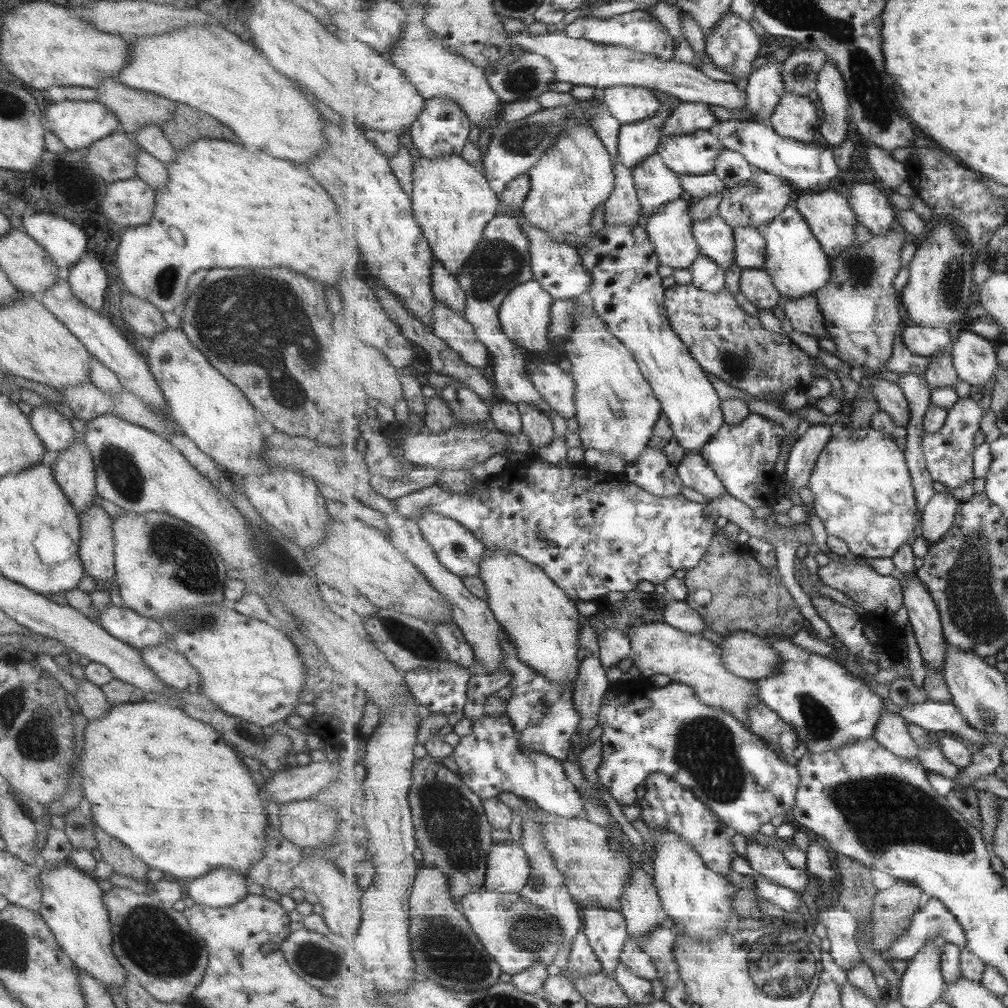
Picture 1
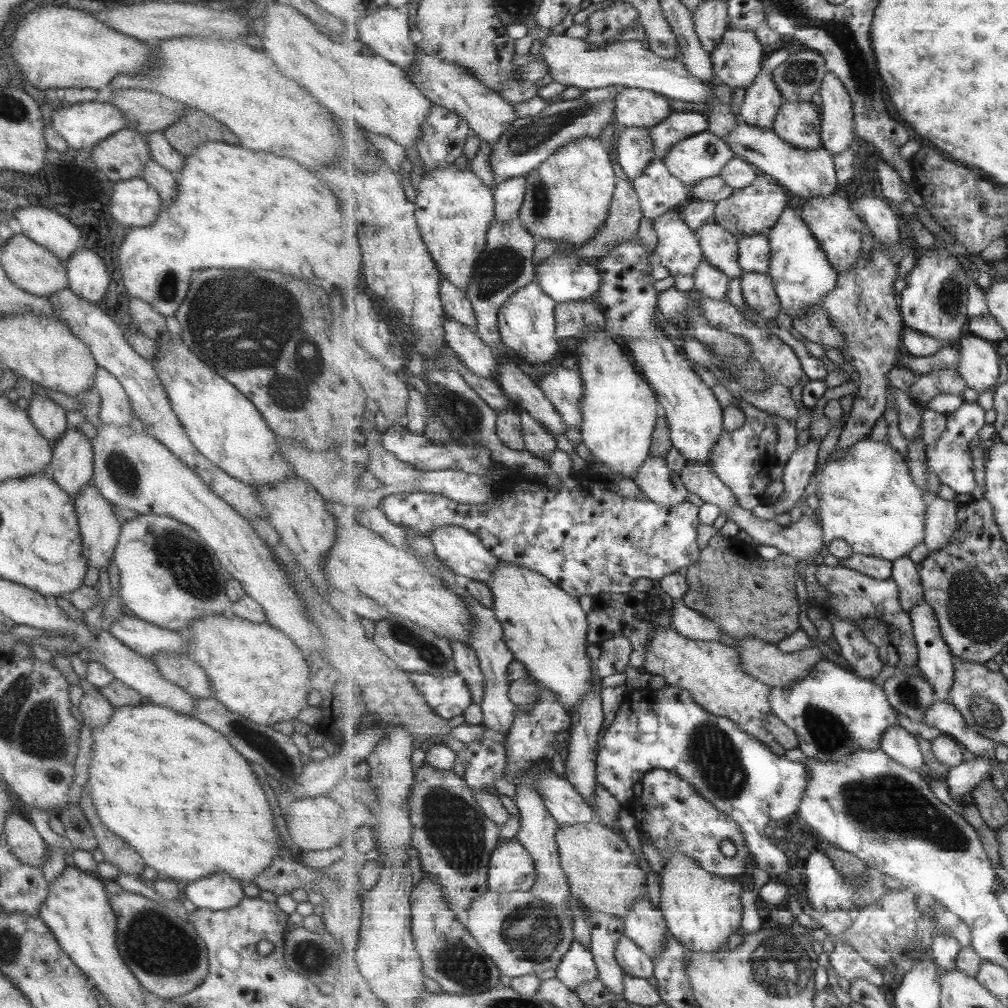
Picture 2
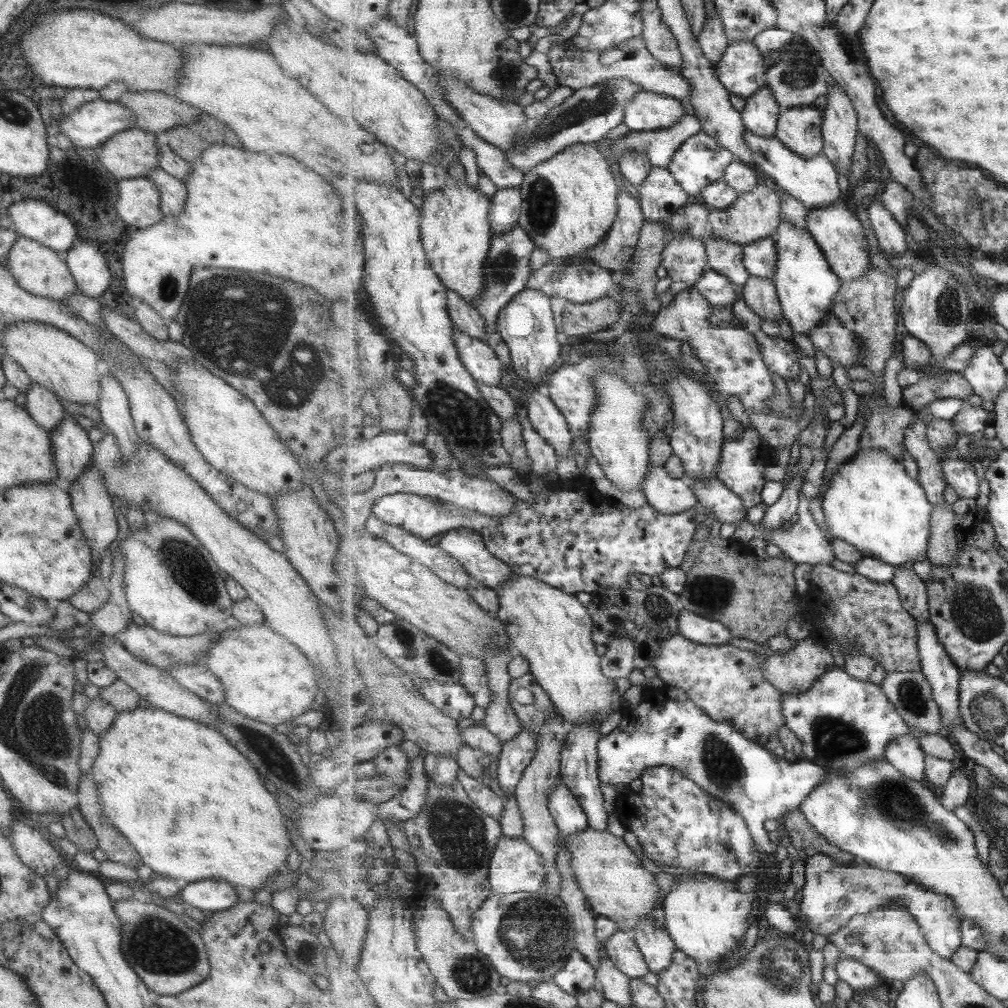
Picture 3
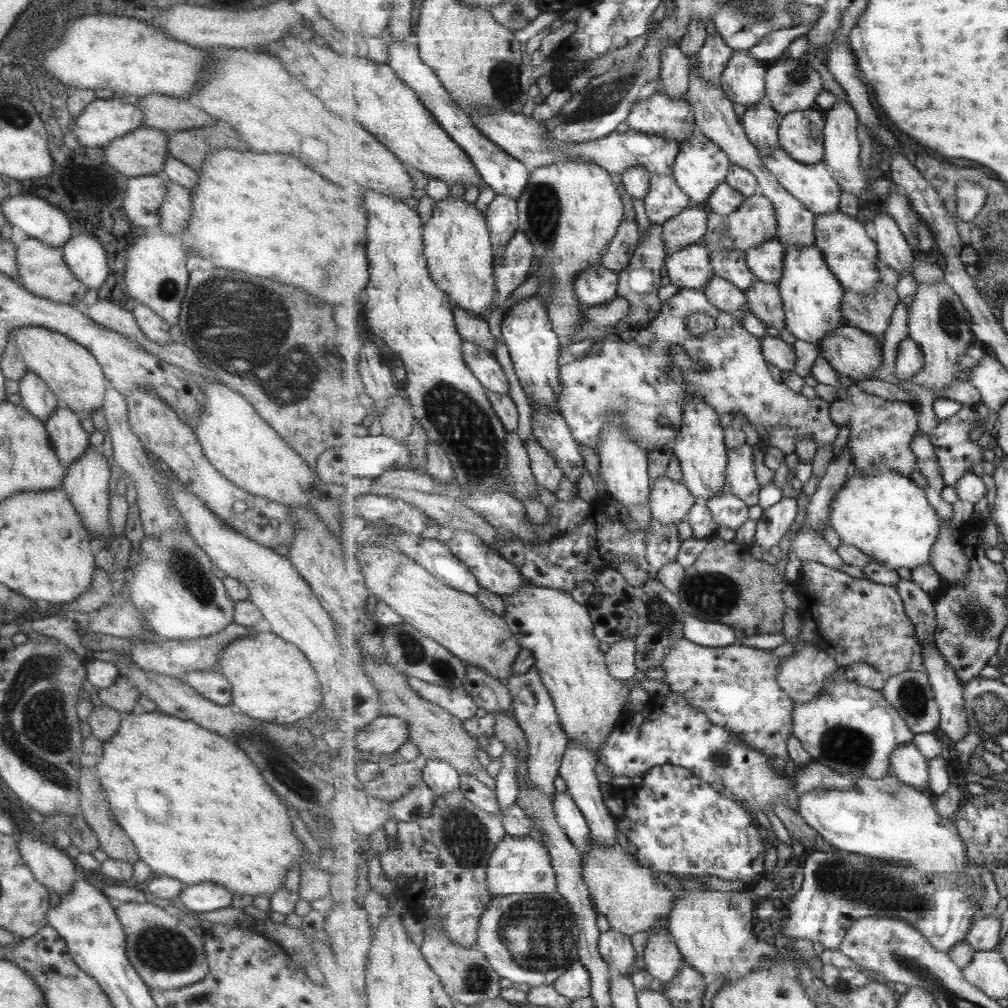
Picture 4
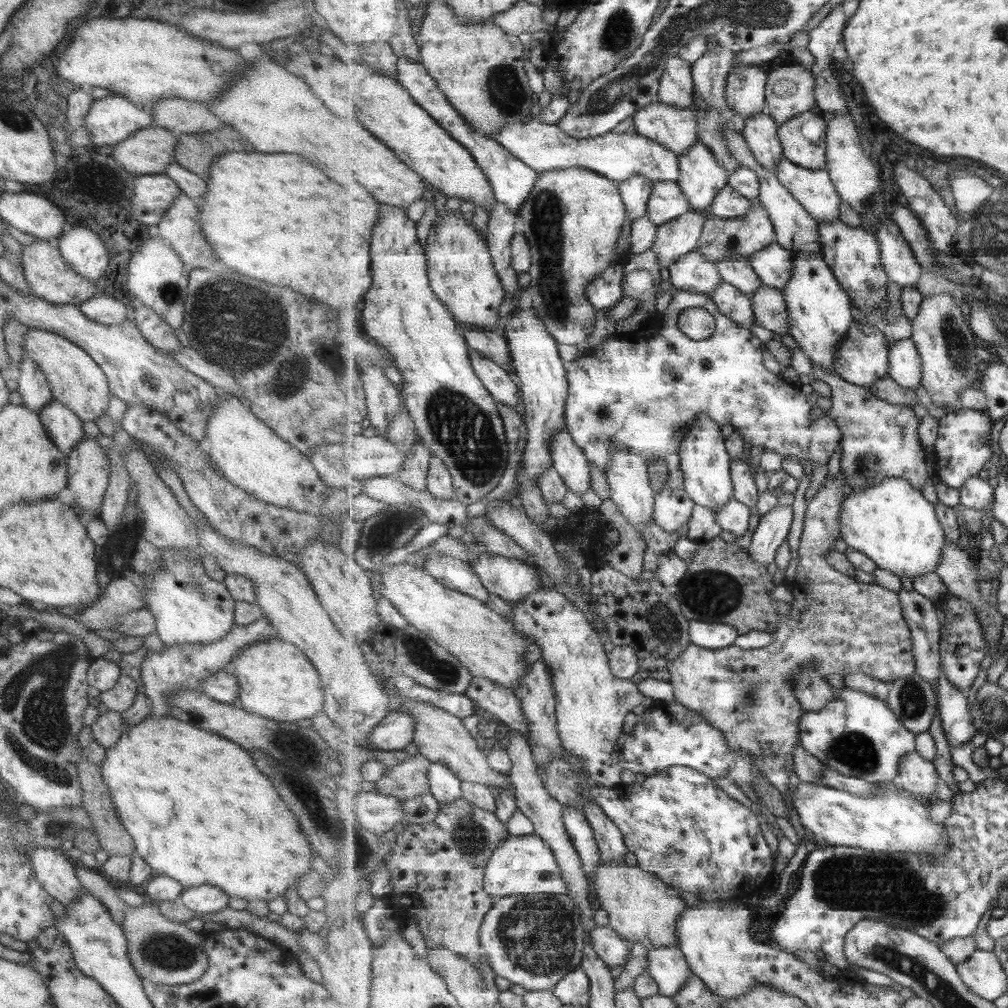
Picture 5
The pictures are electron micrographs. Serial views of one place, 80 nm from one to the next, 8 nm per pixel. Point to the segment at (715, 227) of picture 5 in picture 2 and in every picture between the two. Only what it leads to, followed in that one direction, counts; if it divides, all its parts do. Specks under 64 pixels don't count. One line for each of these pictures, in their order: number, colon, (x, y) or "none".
2: (756, 209)
3: (756, 215)
4: (754, 223)

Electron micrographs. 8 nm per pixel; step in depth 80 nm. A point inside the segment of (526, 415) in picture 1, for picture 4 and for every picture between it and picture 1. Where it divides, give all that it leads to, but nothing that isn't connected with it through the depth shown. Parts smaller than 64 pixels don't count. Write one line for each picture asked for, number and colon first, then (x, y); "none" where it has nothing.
2: (539, 442)
3: (544, 458)
4: (548, 475)

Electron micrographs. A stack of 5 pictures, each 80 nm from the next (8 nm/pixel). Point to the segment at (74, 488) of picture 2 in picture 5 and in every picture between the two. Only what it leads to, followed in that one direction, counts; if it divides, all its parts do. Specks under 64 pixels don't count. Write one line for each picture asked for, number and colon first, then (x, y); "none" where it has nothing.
3: (72, 452)
4: (65, 433)
5: (65, 429)

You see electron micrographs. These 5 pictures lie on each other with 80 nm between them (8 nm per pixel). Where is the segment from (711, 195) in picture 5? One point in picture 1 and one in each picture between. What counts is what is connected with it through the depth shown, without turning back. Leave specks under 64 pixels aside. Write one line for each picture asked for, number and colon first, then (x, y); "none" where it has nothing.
1: (695, 154)
2: (705, 155)
3: (701, 160)
4: (701, 167)

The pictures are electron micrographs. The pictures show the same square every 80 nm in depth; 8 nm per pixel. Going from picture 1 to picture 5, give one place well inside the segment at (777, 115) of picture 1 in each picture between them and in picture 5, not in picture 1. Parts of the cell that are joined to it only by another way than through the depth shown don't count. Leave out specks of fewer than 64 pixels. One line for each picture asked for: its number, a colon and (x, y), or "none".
2: (792, 123)
3: (798, 128)
4: (794, 137)
5: (812, 155)

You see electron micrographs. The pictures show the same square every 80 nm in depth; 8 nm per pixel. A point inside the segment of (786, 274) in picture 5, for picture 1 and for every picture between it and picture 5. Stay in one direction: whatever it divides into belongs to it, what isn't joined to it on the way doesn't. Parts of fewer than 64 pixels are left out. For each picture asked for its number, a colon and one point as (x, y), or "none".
1: (751, 246)
2: (755, 250)
3: (761, 258)
4: (767, 260)

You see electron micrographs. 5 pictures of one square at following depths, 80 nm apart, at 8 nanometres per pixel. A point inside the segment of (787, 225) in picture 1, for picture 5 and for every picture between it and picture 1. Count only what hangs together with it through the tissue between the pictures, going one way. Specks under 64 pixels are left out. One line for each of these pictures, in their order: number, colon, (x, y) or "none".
2: (804, 276)
3: (806, 283)
4: (813, 296)
5: (821, 314)

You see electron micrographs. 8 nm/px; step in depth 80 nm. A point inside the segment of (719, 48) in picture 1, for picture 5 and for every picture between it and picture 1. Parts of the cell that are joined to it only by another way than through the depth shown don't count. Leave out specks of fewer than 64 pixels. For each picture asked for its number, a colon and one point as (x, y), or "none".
2: (737, 62)
3: (743, 69)
4: (744, 81)
5: (746, 91)

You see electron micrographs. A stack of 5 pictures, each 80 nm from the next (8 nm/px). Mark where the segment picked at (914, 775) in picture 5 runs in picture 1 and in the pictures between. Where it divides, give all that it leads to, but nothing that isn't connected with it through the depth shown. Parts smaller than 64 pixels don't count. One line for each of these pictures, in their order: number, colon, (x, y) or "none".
1: (893, 731)
2: (902, 746)
3: (905, 753)
4: (909, 764)

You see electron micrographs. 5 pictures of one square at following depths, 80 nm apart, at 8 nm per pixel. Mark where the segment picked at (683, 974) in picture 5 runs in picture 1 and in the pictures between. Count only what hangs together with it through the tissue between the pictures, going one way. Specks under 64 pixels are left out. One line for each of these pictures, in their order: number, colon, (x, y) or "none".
1: (642, 907)
2: (646, 926)
3: (658, 947)
4: (662, 958)

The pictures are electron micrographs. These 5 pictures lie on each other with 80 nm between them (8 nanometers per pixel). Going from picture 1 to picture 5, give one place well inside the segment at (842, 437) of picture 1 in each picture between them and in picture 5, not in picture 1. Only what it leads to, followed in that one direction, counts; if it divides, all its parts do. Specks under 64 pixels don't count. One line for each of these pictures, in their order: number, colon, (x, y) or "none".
2: (868, 498)
3: (872, 503)
4: (884, 514)
5: (893, 523)

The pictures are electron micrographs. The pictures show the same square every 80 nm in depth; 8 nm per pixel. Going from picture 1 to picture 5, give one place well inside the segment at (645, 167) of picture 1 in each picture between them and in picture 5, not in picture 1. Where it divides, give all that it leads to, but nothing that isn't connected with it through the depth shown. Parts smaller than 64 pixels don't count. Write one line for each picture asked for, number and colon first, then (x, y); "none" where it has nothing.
2: (660, 191)
3: (662, 197)
4: (666, 199)
5: (668, 202)

